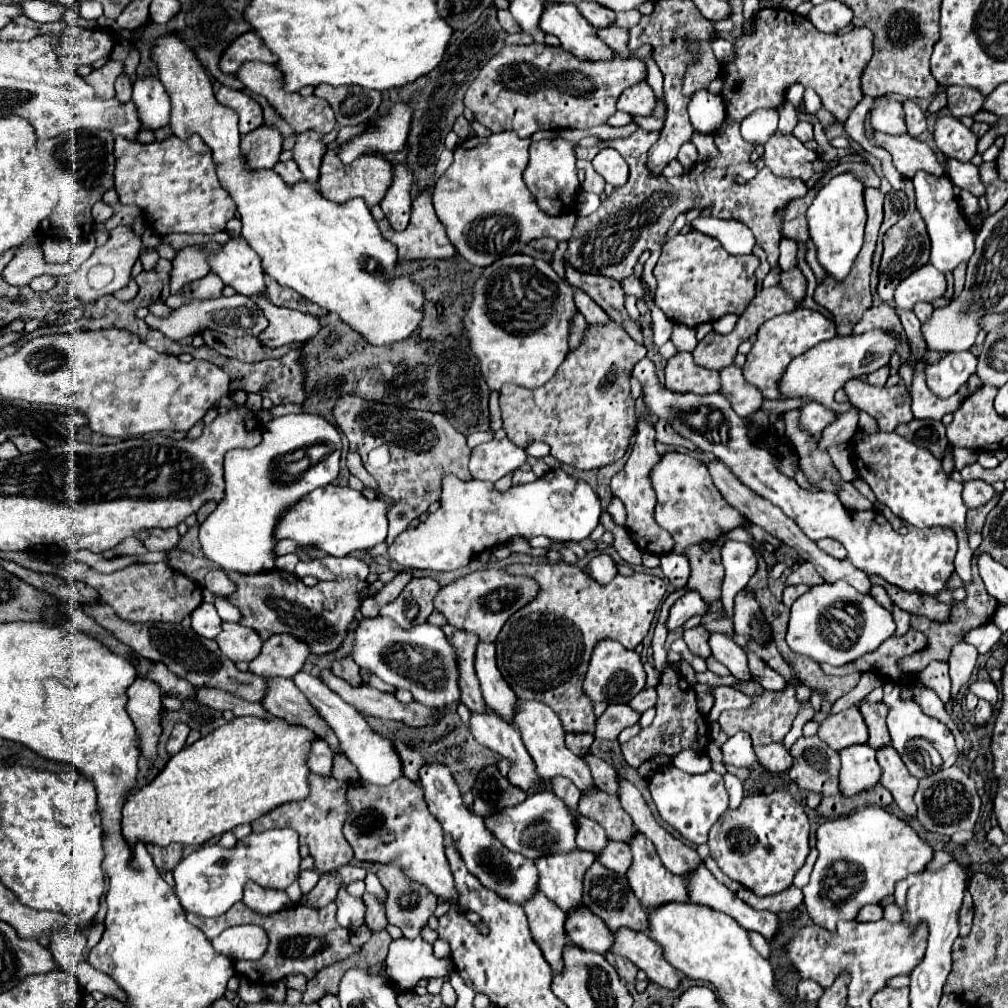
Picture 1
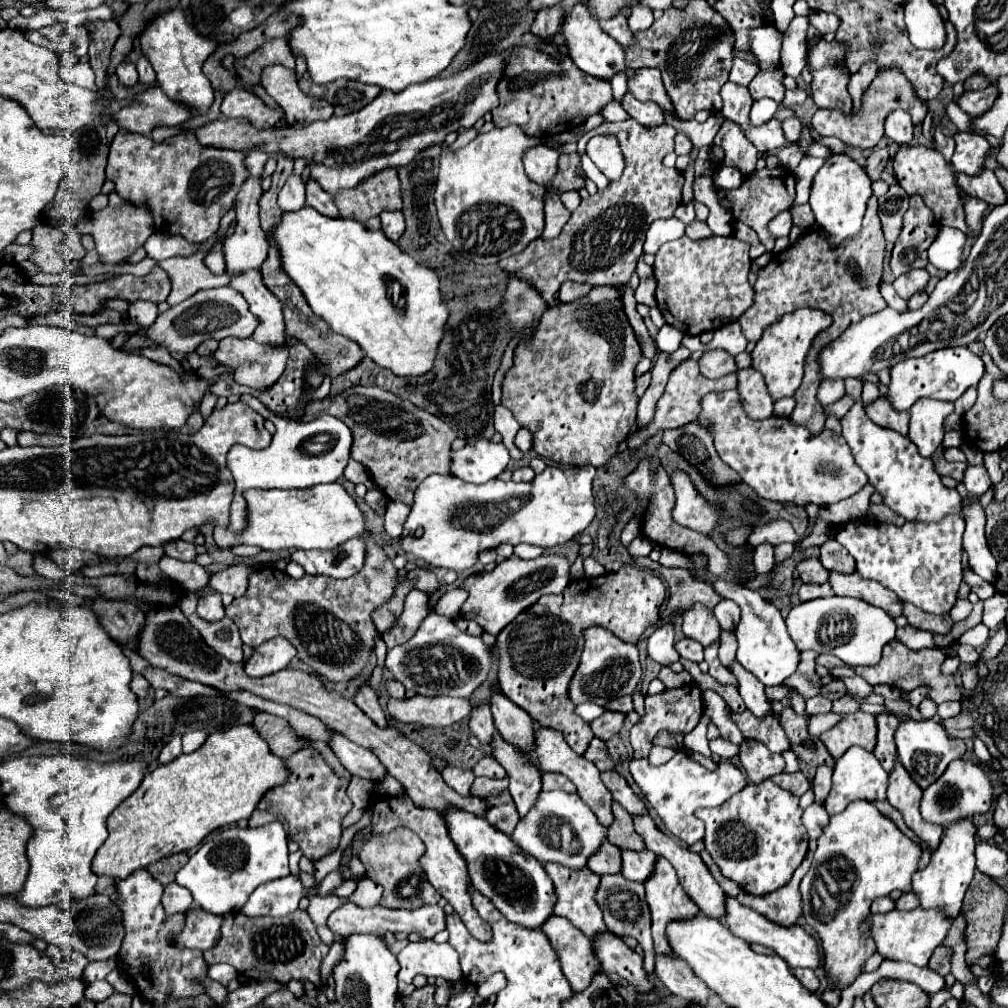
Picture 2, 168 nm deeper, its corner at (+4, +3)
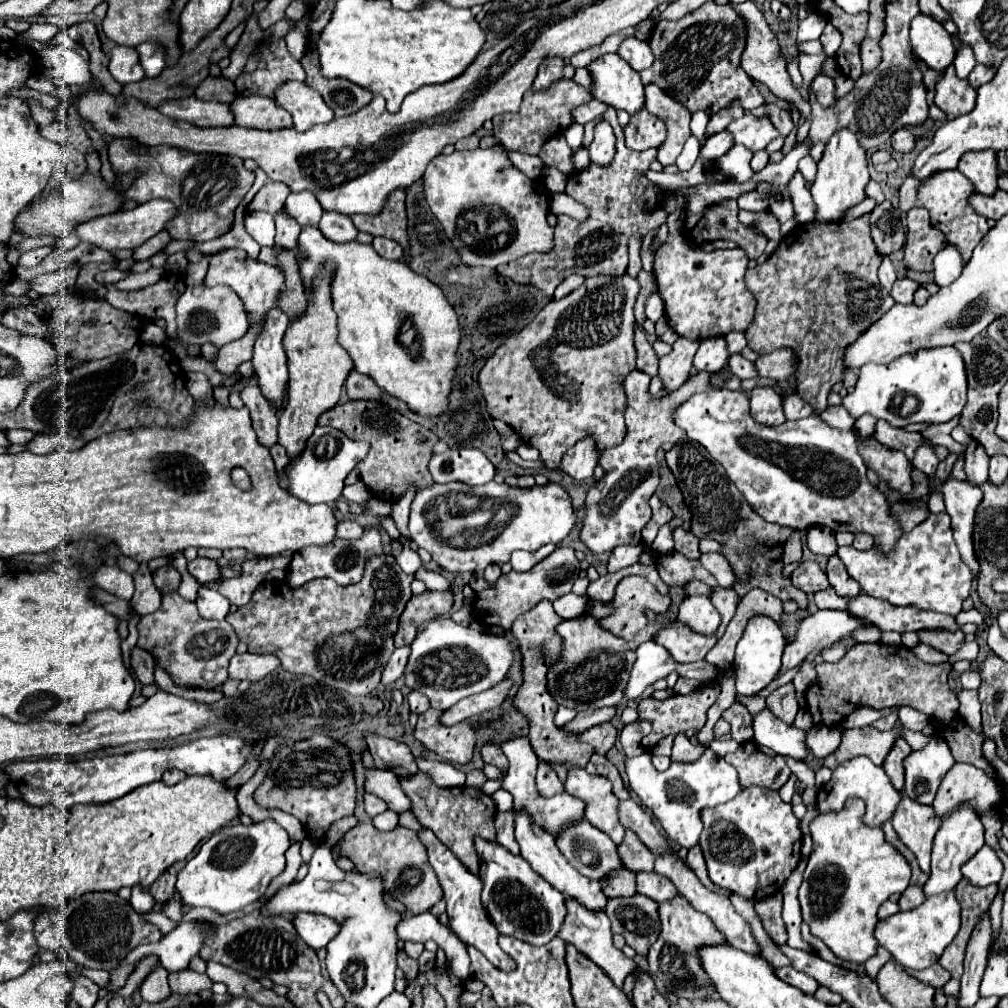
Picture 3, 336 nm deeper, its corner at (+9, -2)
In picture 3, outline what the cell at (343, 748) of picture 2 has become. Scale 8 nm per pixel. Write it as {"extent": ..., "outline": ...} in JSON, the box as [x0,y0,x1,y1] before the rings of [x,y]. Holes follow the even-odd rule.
{"extent":[365,768,411,814],"outline":[[[367,768],[367,782],[365,790],[383,798],[389,806],[389,810],[401,814],[411,810],[411,800],[403,792],[397,776],[391,770],[379,770],[379,768]]]}

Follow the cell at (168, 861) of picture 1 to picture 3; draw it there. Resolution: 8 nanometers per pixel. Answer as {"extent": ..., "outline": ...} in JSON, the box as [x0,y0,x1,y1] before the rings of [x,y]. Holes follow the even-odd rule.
{"extent":[149,866,179,902],"outline":[[[171,866],[167,868],[149,888],[149,894],[155,898],[155,902],[167,902],[173,898],[175,894],[175,880],[177,880],[177,874],[179,874],[179,866]]]}

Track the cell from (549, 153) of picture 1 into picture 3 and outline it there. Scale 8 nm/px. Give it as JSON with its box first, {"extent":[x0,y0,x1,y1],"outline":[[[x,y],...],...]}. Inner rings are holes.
{"extent":[507,152,543,180],"outline":[[[507,152],[509,160],[513,162],[515,168],[519,168],[527,178],[537,180],[543,172],[543,162],[539,156],[529,156],[529,154],[521,154],[521,152]]]}

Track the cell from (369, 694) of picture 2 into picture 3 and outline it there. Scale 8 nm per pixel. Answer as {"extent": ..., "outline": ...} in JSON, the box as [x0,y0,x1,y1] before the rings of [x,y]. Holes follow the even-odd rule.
{"extent":[367,734,419,778],"outline":[[[375,734],[367,736],[367,744],[369,744],[371,756],[375,758],[377,768],[391,770],[399,778],[407,778],[407,776],[413,776],[419,772],[415,756],[411,754],[411,750],[405,744],[383,738],[383,736],[375,736]]]}

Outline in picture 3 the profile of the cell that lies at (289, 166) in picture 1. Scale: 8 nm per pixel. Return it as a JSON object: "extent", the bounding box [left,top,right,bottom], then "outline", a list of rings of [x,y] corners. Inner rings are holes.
{"extent":[275,210,301,250],"outline":[[[283,210],[275,214],[277,224],[277,236],[275,236],[275,248],[279,250],[297,250],[297,238],[301,232],[301,226],[295,224],[289,216],[283,216]]]}

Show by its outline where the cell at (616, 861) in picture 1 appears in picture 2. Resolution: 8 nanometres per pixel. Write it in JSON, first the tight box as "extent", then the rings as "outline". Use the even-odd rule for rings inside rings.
{"extent":[622,849,656,881],"outline":[[[648,849],[644,851],[622,851],[622,875],[630,881],[646,881],[652,873],[656,855]]]}

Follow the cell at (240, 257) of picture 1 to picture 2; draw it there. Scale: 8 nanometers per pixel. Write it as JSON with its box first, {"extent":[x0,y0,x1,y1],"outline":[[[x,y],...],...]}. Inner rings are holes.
{"extent":[230,271,286,345],"outline":[[[246,271],[246,275],[230,275],[230,287],[242,293],[242,297],[250,305],[250,311],[260,319],[260,325],[254,331],[254,339],[268,345],[286,343],[282,305],[262,283],[260,271]]]}

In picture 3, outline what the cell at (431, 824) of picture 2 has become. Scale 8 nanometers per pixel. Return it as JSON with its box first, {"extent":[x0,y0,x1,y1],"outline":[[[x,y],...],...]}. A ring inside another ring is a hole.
{"extent":[419,828,515,970],"outline":[[[423,828],[423,832],[419,832],[419,838],[421,842],[427,846],[427,852],[429,852],[429,864],[435,868],[437,872],[437,878],[439,878],[439,884],[443,888],[443,898],[447,900],[447,916],[449,916],[449,926],[451,930],[459,936],[459,940],[463,940],[463,944],[467,946],[473,946],[477,948],[495,968],[499,970],[511,970],[515,968],[515,960],[511,960],[511,956],[507,956],[497,938],[499,938],[499,930],[495,928],[495,924],[491,924],[489,916],[487,916],[487,910],[483,908],[481,904],[481,890],[483,890],[483,884],[479,880],[479,876],[471,874],[443,844],[441,840],[429,830],[429,828]]]}

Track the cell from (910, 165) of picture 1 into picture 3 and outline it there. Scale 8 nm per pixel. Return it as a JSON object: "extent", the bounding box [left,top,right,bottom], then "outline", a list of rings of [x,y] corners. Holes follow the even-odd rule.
{"extent":[899,170,989,264],"outline":[[[947,170],[947,172],[939,172],[933,174],[929,180],[919,182],[913,176],[907,176],[899,188],[899,208],[903,212],[909,212],[911,208],[925,208],[931,214],[931,224],[935,228],[939,228],[945,236],[949,244],[955,244],[961,252],[963,264],[967,264],[967,260],[971,260],[973,248],[981,242],[981,238],[989,232],[989,224],[987,218],[979,216],[971,204],[969,204],[969,196],[971,192],[975,192],[973,184],[959,172],[959,170]]]}

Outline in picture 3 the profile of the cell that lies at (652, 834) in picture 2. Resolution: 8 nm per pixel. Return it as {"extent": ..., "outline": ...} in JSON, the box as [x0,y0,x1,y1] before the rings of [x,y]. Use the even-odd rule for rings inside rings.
{"extent":[655,852,761,956],"outline":[[[669,852],[669,854],[657,856],[657,858],[655,858],[655,872],[667,876],[667,878],[675,884],[675,888],[679,890],[679,894],[681,894],[695,910],[707,914],[707,916],[713,920],[713,924],[719,928],[719,932],[723,932],[723,934],[727,936],[727,942],[729,942],[733,948],[739,948],[739,950],[743,950],[743,952],[747,952],[747,954],[755,954],[755,956],[761,954],[761,948],[759,948],[759,944],[757,944],[755,938],[753,938],[751,926],[735,912],[735,908],[731,906],[729,898],[707,890],[707,888],[699,882],[699,878],[695,876],[695,872],[693,872],[691,868],[687,868],[687,864],[685,864],[677,854],[671,854],[671,852]]]}

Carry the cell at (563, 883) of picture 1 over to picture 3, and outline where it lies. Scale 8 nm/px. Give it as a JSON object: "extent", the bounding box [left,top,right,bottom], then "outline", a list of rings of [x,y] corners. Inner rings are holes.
{"extent":[559,898,637,988],"outline":[[[569,898],[567,900],[567,918],[563,922],[563,928],[559,932],[559,938],[565,940],[567,944],[573,944],[579,952],[583,952],[587,958],[591,958],[611,980],[617,988],[623,988],[623,982],[629,974],[635,974],[637,972],[637,964],[631,960],[631,958],[625,958],[621,950],[617,950],[613,946],[613,940],[611,940],[611,922],[607,918],[605,912],[593,912],[593,910],[587,910],[583,904],[579,904],[577,900]]]}

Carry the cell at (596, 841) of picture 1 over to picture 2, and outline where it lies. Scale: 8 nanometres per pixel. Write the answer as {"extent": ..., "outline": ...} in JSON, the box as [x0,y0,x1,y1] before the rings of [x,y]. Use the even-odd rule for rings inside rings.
{"extent":[588,839,620,875],"outline":[[[604,839],[600,851],[596,851],[592,859],[588,859],[588,869],[592,869],[596,875],[620,873],[620,849]]]}

